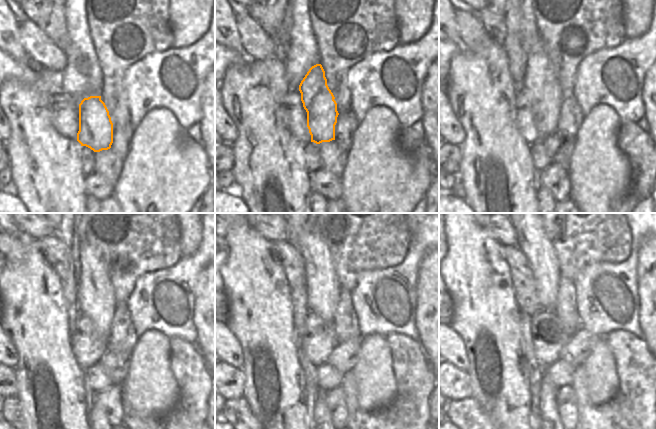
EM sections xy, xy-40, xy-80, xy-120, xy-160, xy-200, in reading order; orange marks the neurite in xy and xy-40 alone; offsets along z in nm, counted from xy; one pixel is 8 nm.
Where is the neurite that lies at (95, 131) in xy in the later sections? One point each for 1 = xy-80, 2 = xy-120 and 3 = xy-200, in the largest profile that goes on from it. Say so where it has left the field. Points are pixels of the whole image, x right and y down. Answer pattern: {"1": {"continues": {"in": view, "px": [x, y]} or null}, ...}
{"1": {"continues": {"in": "xy-80", "px": [541, 81]}}, "2": {"continues": {"in": "xy-120", "px": [97, 301]}}, "3": {"continues": {"in": "xy-200", "px": [532, 240]}}}

